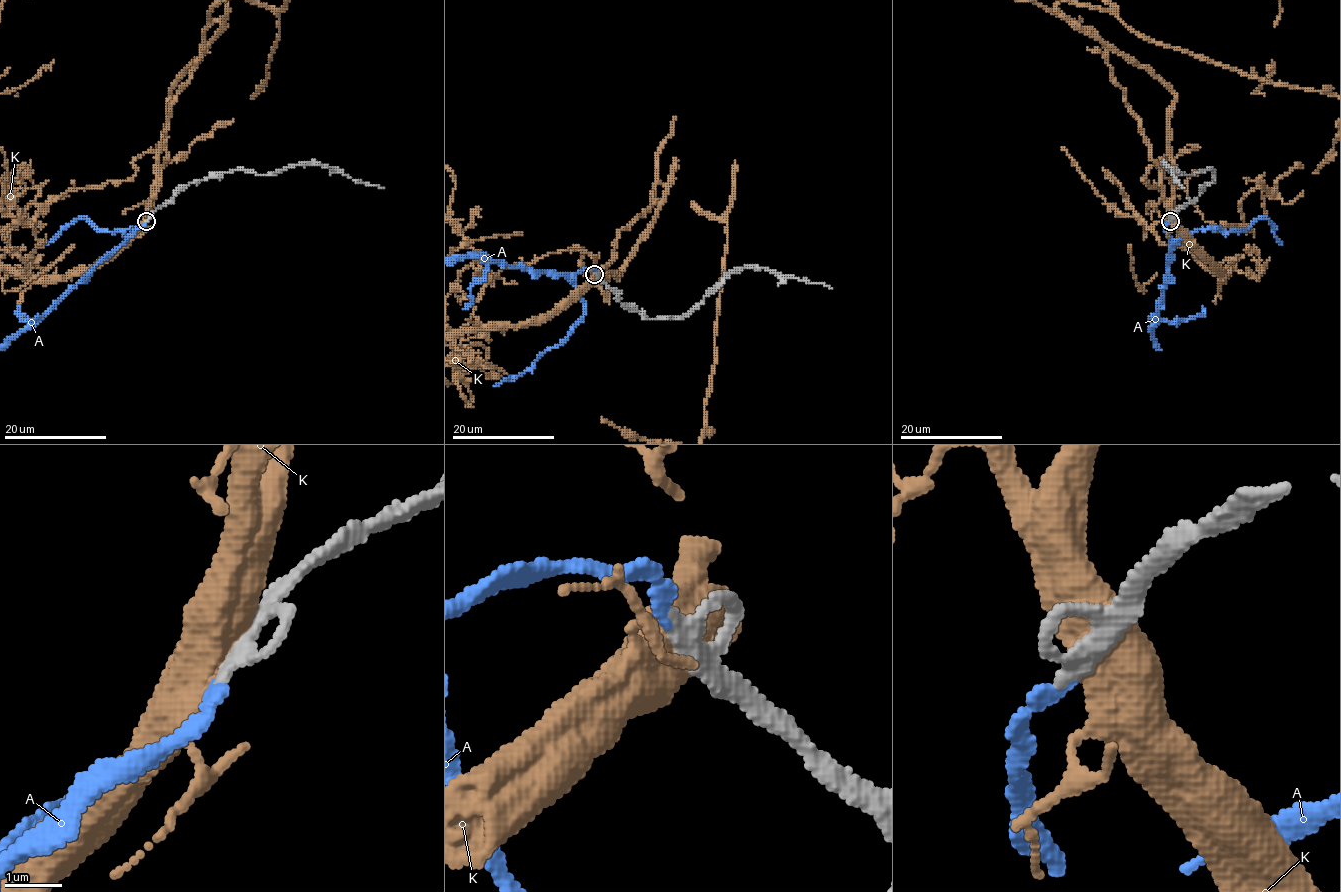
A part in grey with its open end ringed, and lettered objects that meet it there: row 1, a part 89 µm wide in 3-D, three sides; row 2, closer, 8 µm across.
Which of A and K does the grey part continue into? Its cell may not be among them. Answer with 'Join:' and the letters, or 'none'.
Join: A

